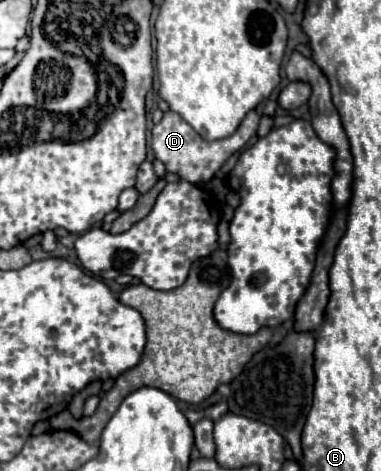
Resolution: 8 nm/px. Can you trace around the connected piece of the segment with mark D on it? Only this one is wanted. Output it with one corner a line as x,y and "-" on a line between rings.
166,111
162,121
158,125
154,125
154,129
152,129
152,151
154,151
156,159
166,165
168,173
174,173
180,179
190,181
190,183
206,183
216,175
216,171
236,151
240,151
250,141
250,137
256,135
258,119
260,119
260,115
256,111
250,111
242,119
242,123
240,123
240,127
236,129
234,135
230,135
226,139
218,139
218,141
204,141
180,115
176,115
172,111

